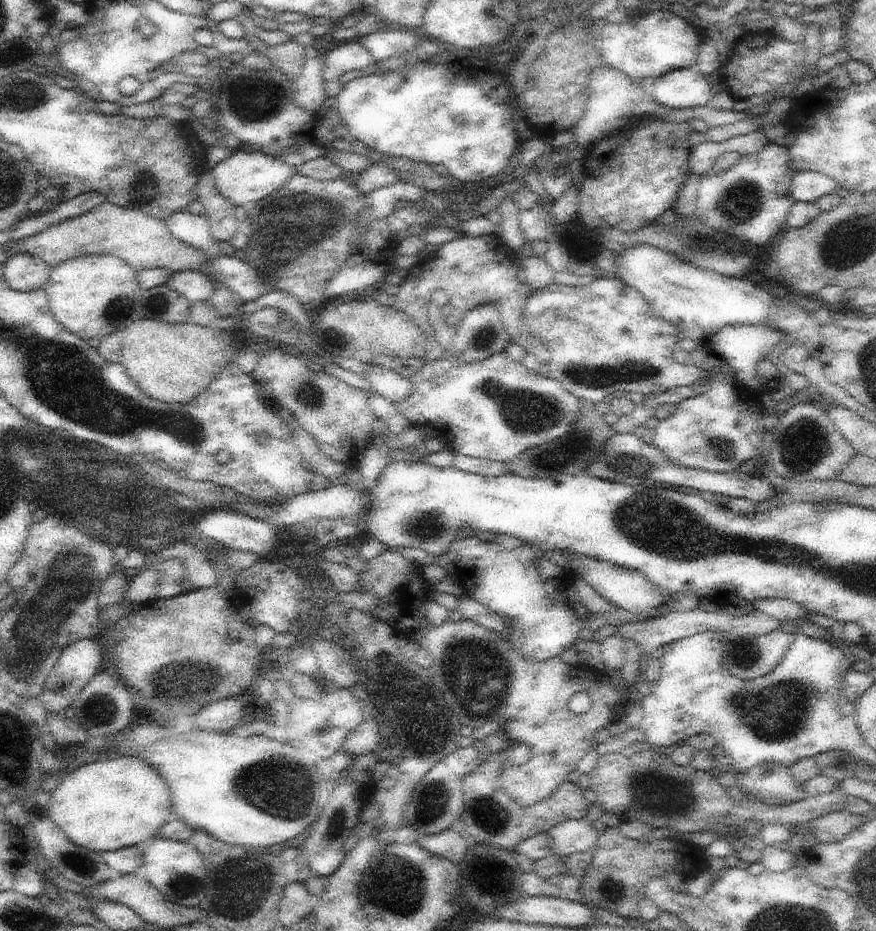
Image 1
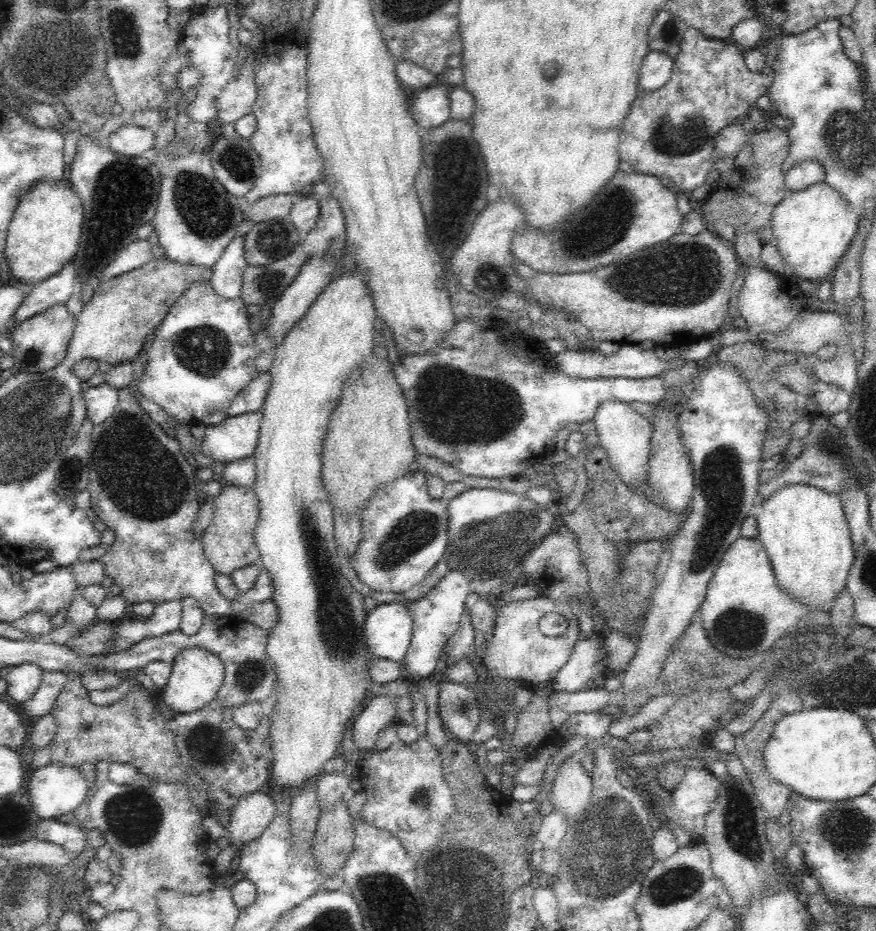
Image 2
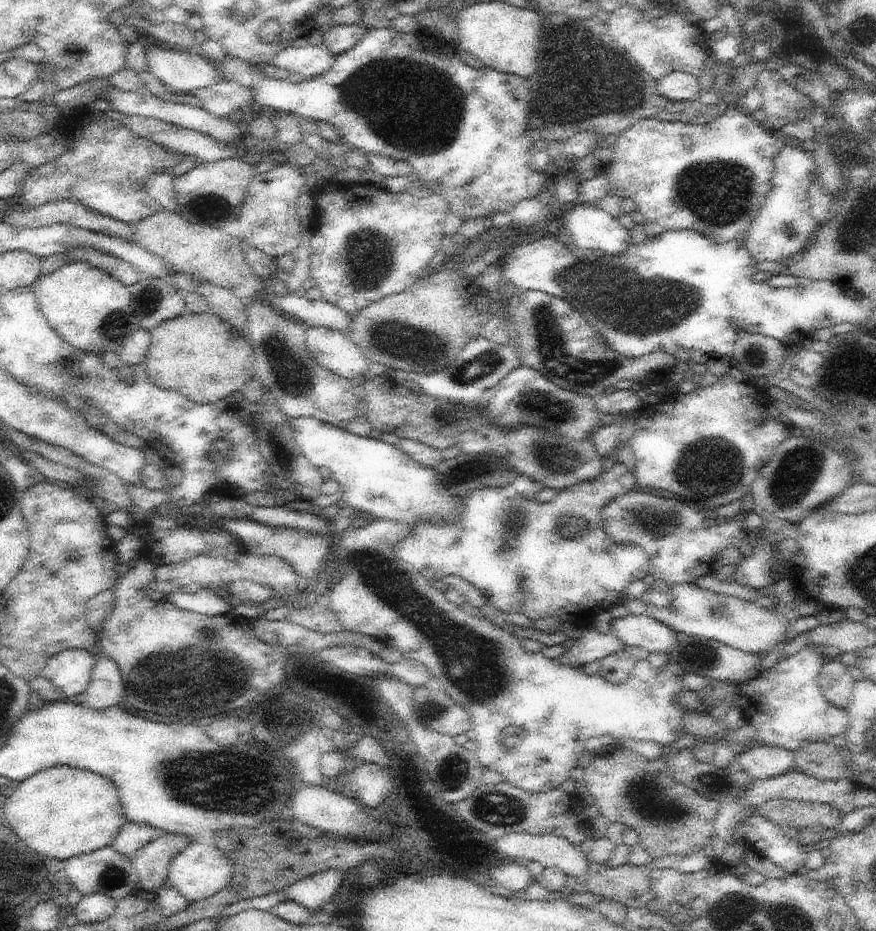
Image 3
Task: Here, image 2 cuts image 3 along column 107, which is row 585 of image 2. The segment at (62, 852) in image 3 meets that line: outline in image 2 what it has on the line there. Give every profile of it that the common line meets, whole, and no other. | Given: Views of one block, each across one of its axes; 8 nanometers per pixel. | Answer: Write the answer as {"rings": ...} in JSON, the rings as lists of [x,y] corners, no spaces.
{"rings":[[[794,484],[776,490],[772,496],[761,502],[763,513],[756,516],[757,537],[770,560],[778,587],[794,601],[805,606],[810,611],[810,616],[818,610],[828,610],[841,591],[846,589],[849,572],[855,560],[855,545],[840,497],[815,486]]]}

